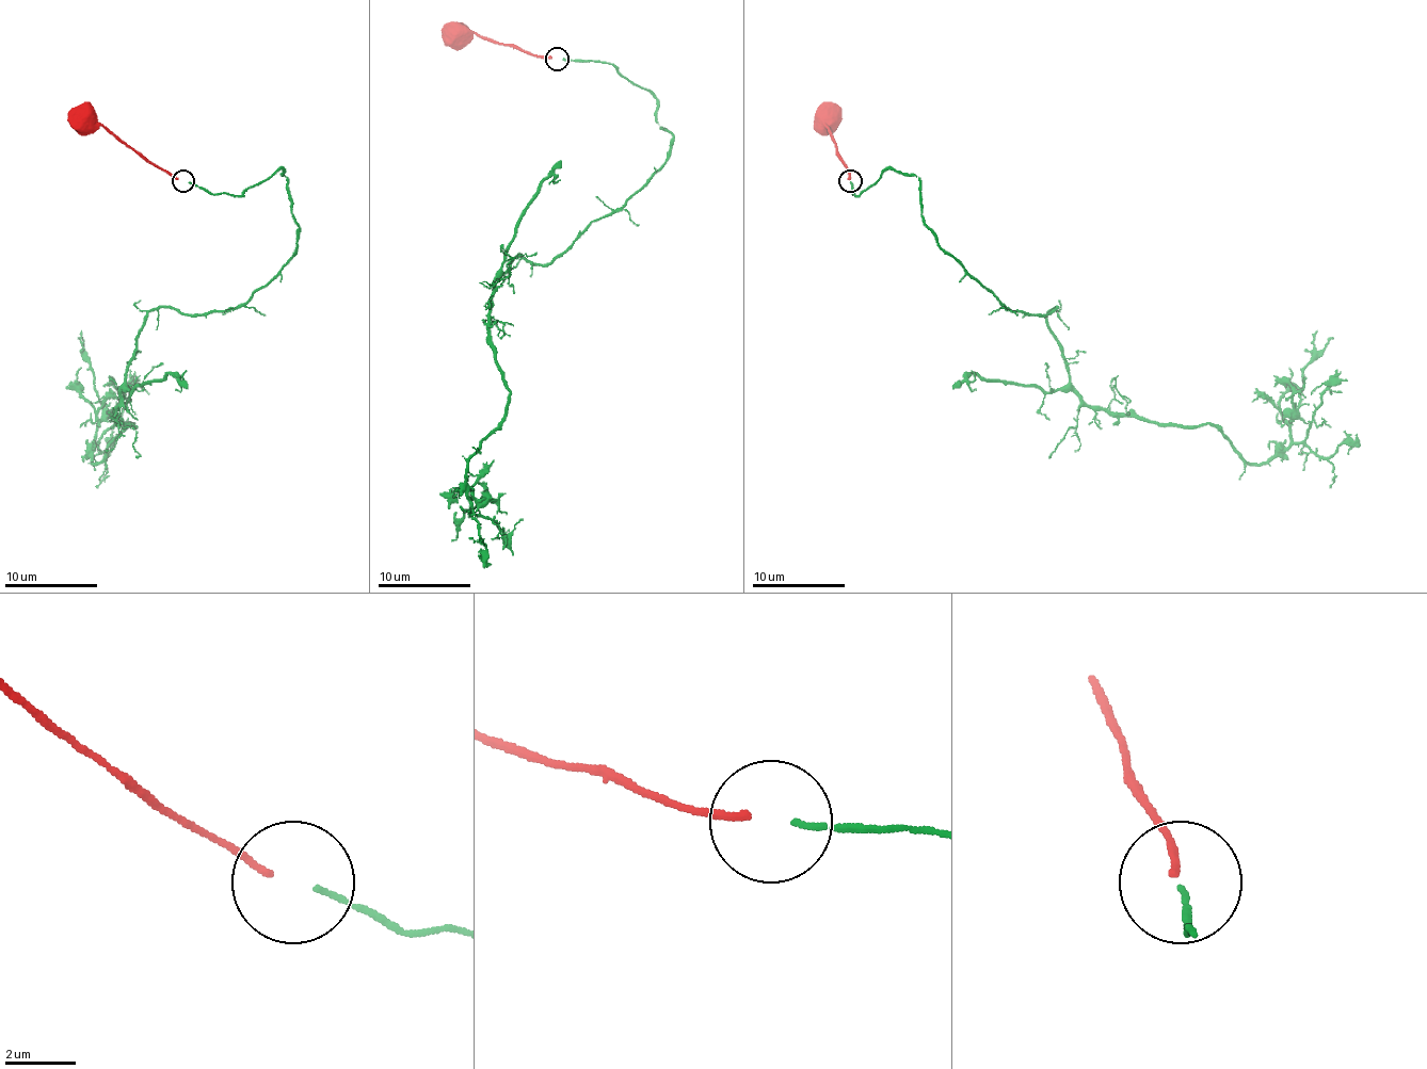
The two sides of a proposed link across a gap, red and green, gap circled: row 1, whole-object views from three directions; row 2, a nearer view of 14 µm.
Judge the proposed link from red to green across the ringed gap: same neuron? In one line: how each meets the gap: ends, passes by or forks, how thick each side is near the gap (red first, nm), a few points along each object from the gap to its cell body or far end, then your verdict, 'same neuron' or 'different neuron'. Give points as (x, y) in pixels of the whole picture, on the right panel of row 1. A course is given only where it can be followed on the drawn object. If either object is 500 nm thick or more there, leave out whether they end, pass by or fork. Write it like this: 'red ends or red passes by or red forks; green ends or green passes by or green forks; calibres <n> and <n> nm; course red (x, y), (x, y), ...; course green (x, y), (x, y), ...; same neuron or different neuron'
red ends; green ends; calibres 200 and 150 nm; course red (849, 178), (835, 141), (819, 120), (823, 118); course green (849, 181), (914, 174), (949, 255), (1057, 306), (1091, 406), (1248, 463), (1333, 337); same neuron

